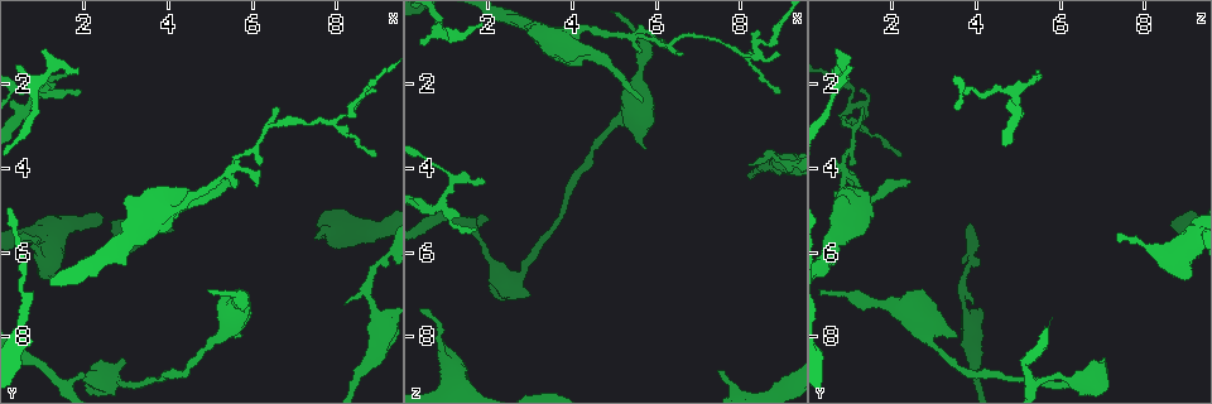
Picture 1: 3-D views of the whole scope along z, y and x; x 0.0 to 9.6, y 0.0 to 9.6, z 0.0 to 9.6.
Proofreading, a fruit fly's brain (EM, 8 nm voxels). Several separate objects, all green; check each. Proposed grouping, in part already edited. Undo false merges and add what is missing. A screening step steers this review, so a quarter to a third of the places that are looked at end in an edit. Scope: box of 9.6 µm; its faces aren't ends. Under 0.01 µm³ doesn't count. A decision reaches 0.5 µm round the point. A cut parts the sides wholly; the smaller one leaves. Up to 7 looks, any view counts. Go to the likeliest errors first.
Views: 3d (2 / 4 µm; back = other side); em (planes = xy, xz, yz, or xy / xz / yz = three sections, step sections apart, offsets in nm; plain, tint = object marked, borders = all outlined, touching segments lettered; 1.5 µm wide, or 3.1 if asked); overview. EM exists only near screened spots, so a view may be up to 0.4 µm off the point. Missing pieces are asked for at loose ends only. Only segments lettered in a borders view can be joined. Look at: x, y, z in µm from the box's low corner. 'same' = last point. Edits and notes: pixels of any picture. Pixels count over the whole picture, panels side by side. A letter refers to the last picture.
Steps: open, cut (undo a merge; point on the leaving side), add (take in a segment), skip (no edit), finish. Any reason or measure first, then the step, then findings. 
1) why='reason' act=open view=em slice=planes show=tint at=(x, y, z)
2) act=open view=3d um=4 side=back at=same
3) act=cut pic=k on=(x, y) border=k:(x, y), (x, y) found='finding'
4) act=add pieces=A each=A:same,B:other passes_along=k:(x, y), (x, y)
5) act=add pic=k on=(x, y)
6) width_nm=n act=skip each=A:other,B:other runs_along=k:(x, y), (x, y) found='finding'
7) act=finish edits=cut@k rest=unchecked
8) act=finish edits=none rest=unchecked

why='free end' act=open view=em slice=xy step=4 show=borders at=(5.60, 4.25, 2.40)

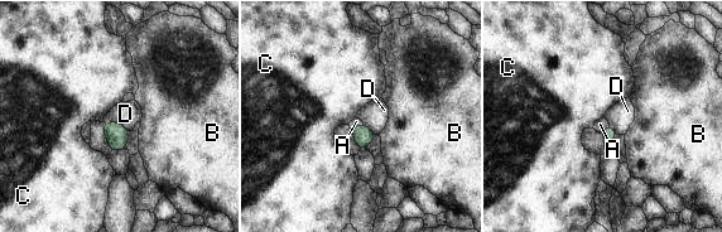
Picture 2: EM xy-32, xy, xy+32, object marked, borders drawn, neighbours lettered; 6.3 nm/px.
act=open view=em slice=planes show=borders at=same

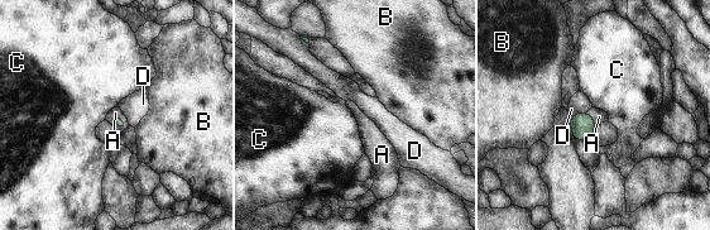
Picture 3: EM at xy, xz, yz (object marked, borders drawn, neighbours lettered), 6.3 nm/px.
act=add pieces=A each=A:same,B:other,C:other,D:other passes_along=3:(583, 125), (591, 118), (599, 116) found='the neuron continues'

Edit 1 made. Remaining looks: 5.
act=open view=overview

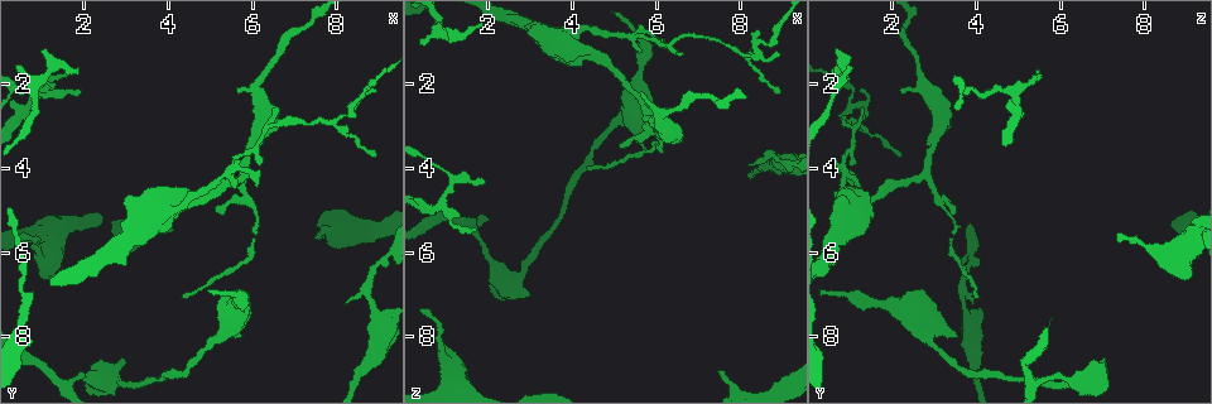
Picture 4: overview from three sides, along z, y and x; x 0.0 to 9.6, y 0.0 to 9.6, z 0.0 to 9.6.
why='an open end' act=open view=3d um=2 at=(7.50, 5.65, 8.80)

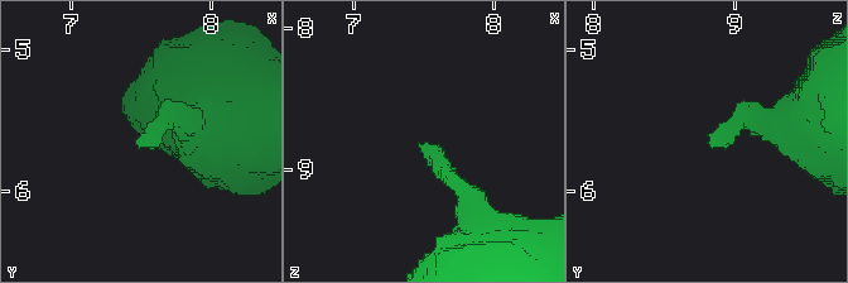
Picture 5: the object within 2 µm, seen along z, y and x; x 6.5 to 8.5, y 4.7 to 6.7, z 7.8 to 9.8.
why='now the EM' act=open view=em slice=planes show=borders at=(7.52, 5.68, 8.80)

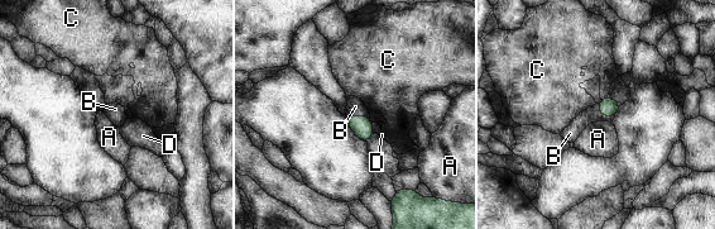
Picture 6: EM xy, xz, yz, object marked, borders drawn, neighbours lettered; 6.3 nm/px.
act=add pieces=B each=A:other,B:same,C:other,D:other found='the neuron continues'

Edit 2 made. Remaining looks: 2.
why='tapers out' act=open view=3d um=4 at=(8.45, 2.80, 0.85)

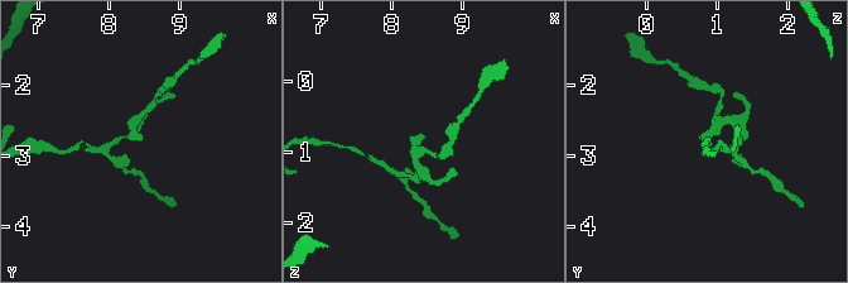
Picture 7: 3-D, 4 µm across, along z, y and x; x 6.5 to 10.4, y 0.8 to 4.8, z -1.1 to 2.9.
why='shape alone is not enough' act=open view=em slice=planes show=borders at=(8.45, 2.75, 0.75)

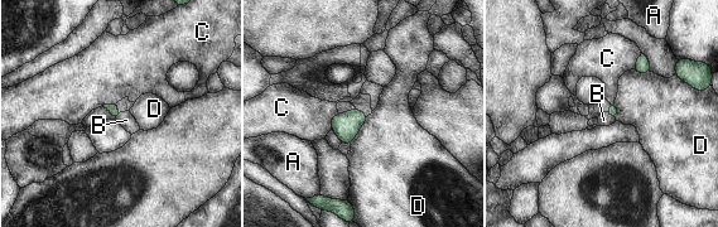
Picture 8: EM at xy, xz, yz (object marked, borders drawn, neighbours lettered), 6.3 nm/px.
act=add pieces=B each=A:other,B:same,C:other,D:other found='it goes on there'

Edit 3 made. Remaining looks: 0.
act=finish edits=add@3,add@6,add@8 rest=unchecked

